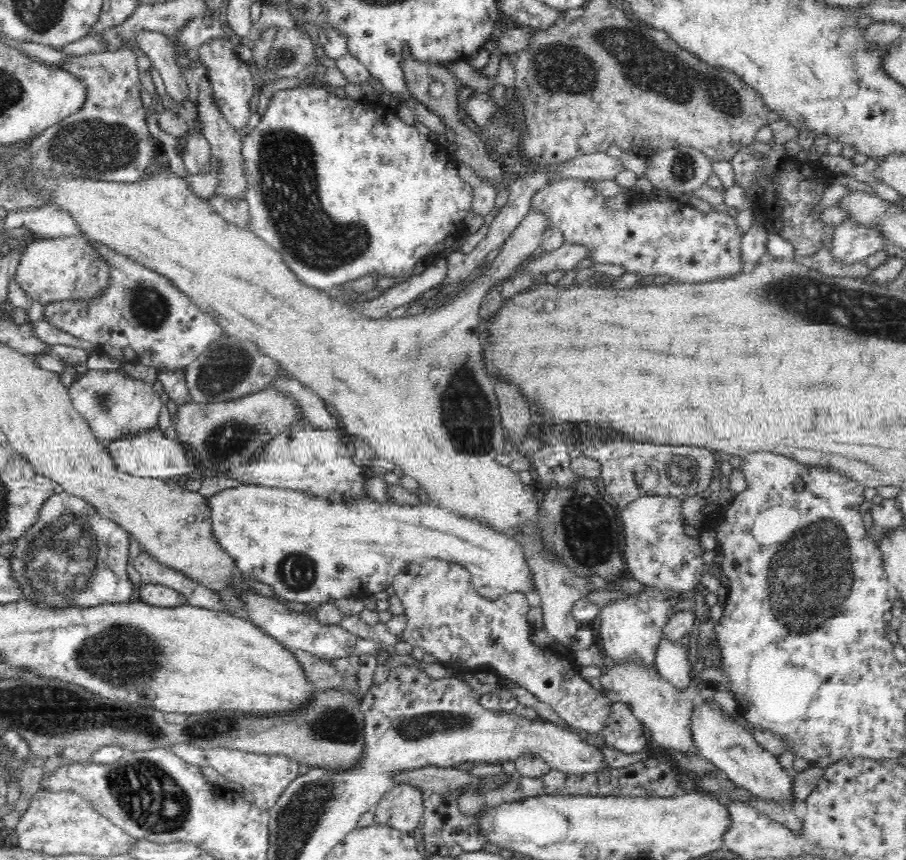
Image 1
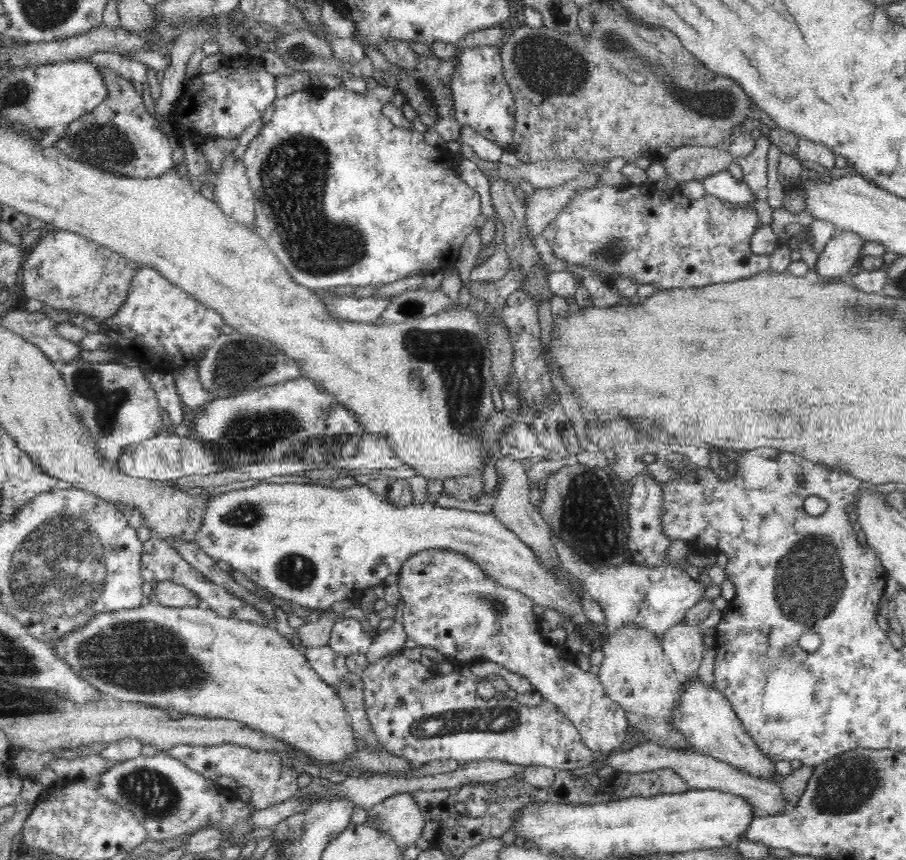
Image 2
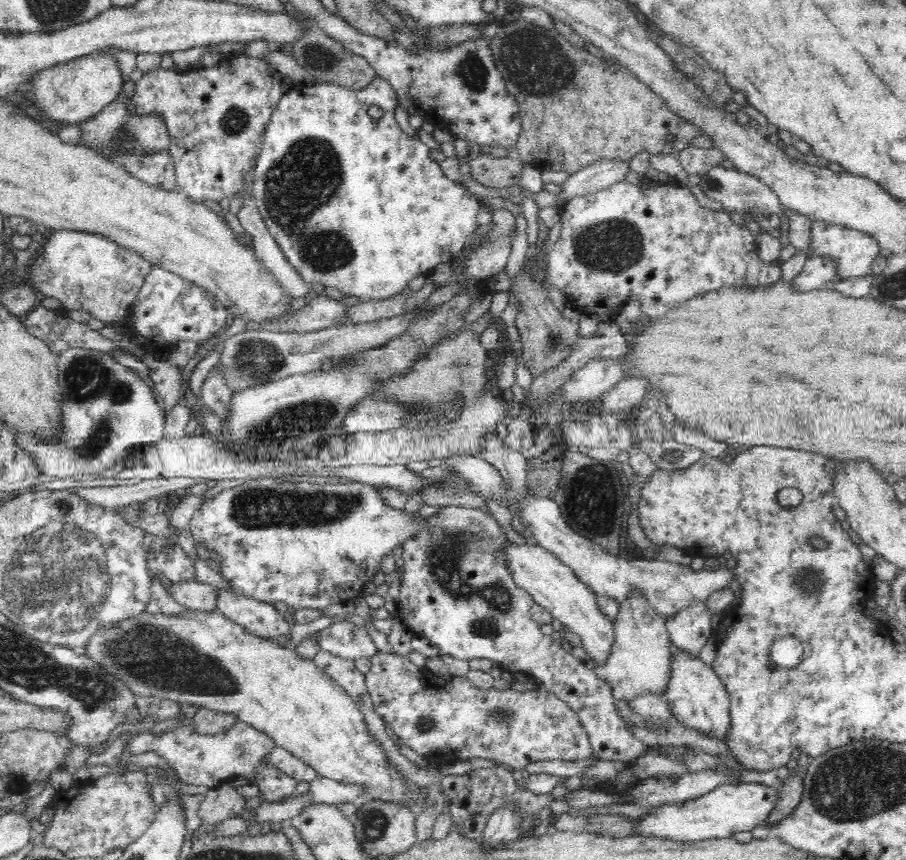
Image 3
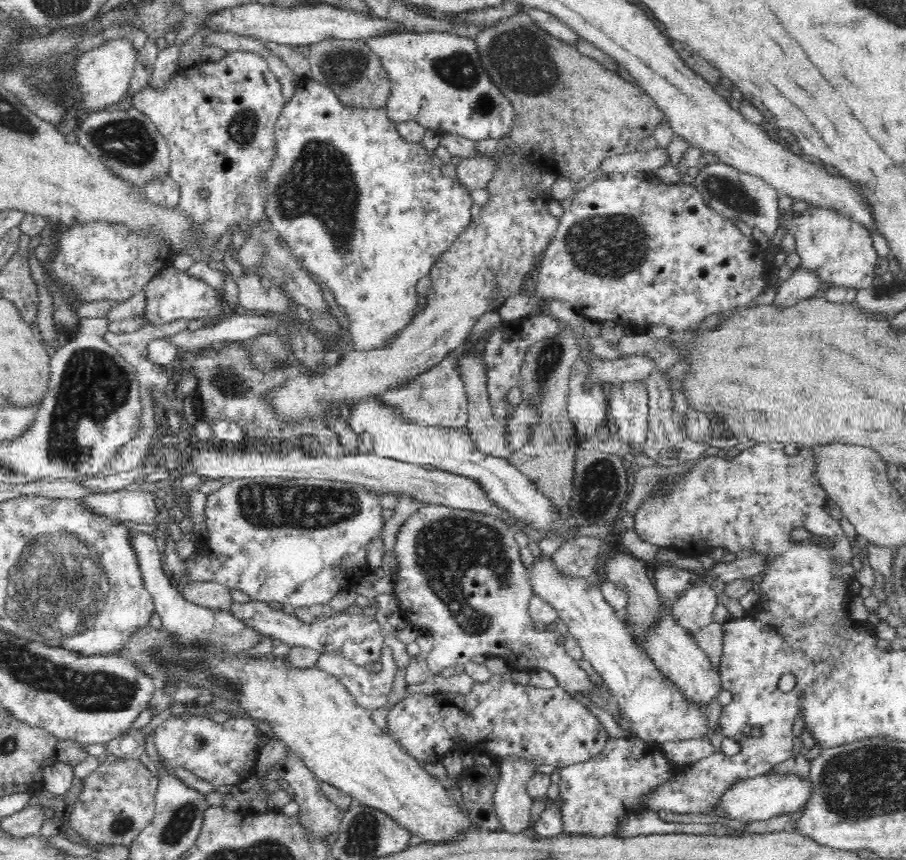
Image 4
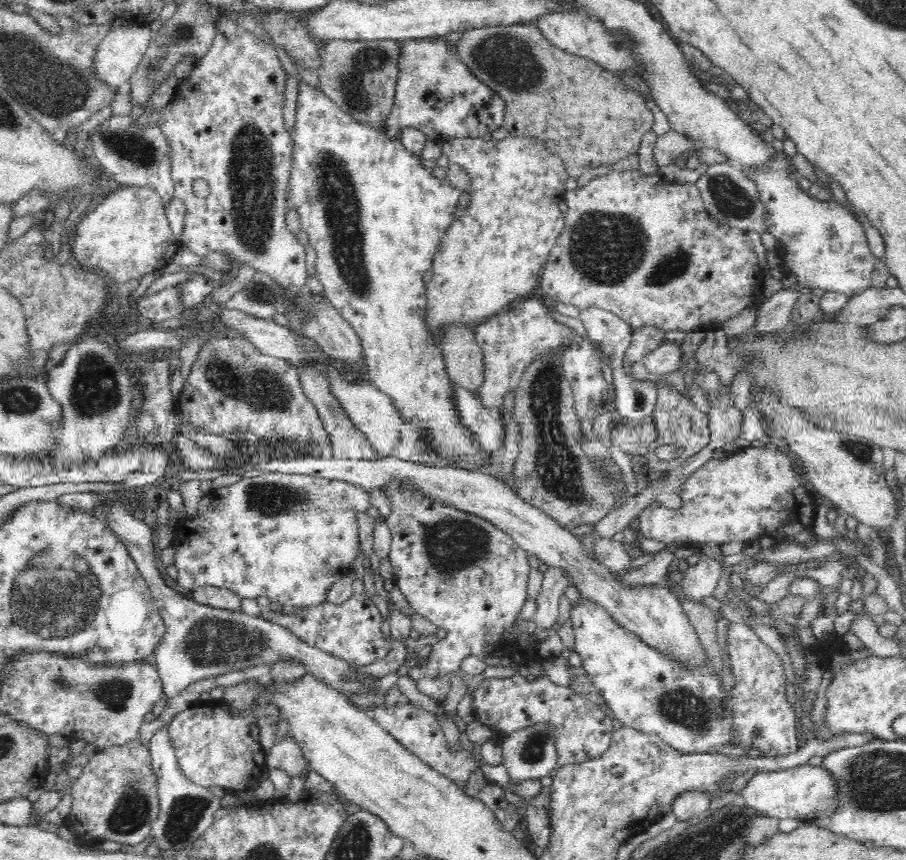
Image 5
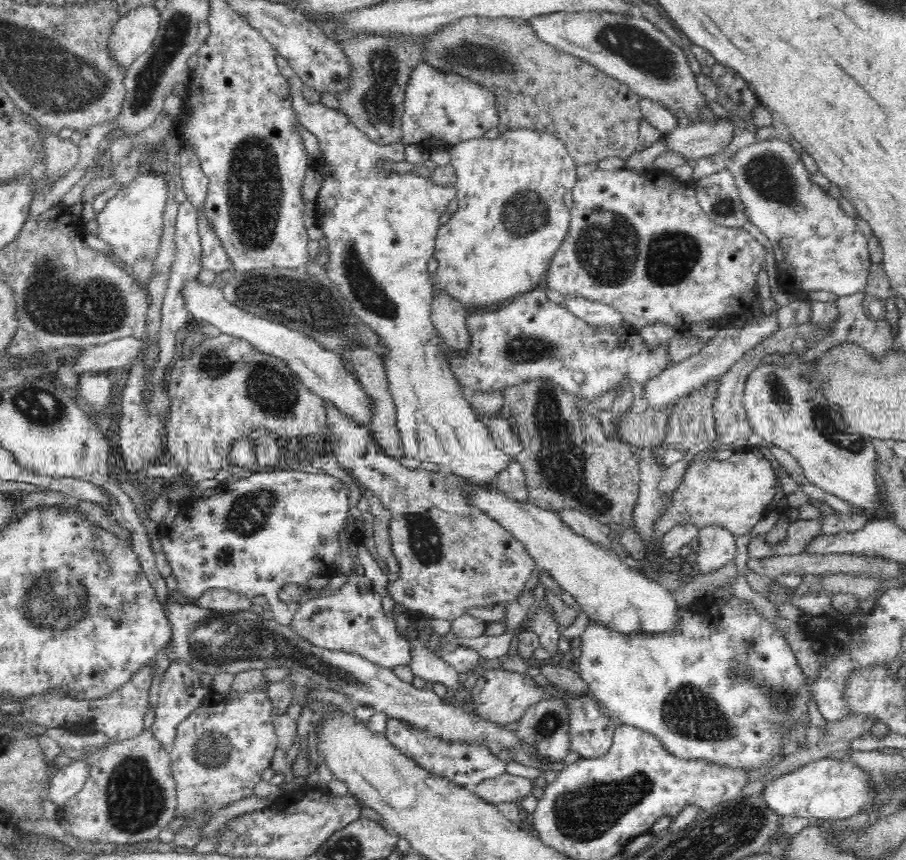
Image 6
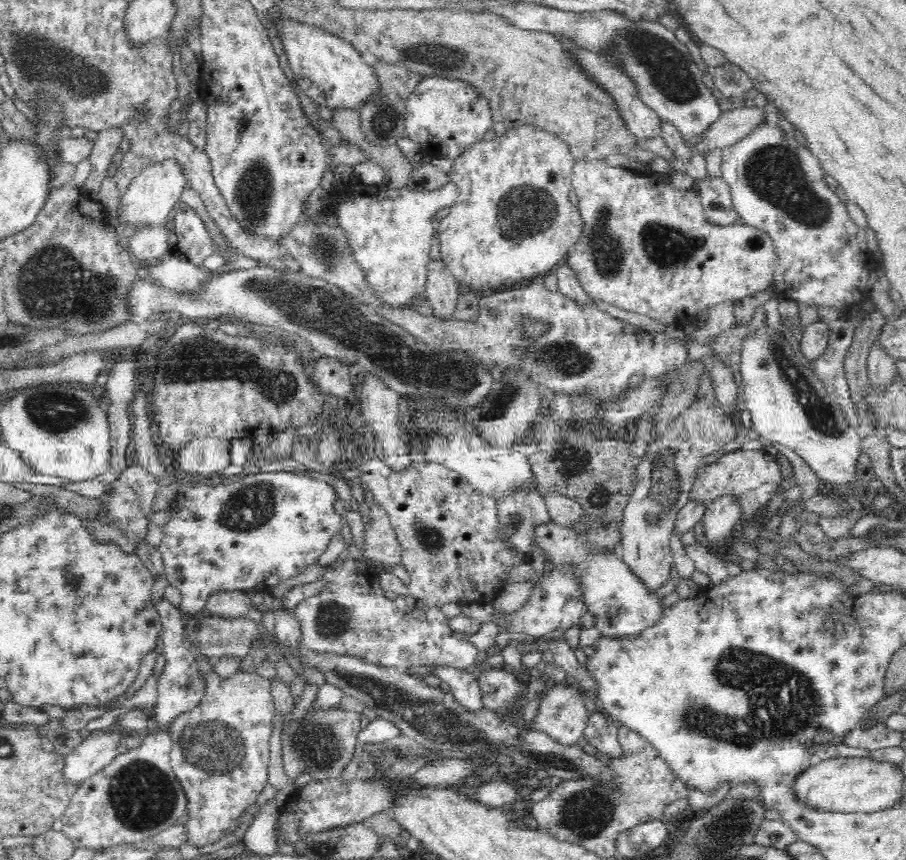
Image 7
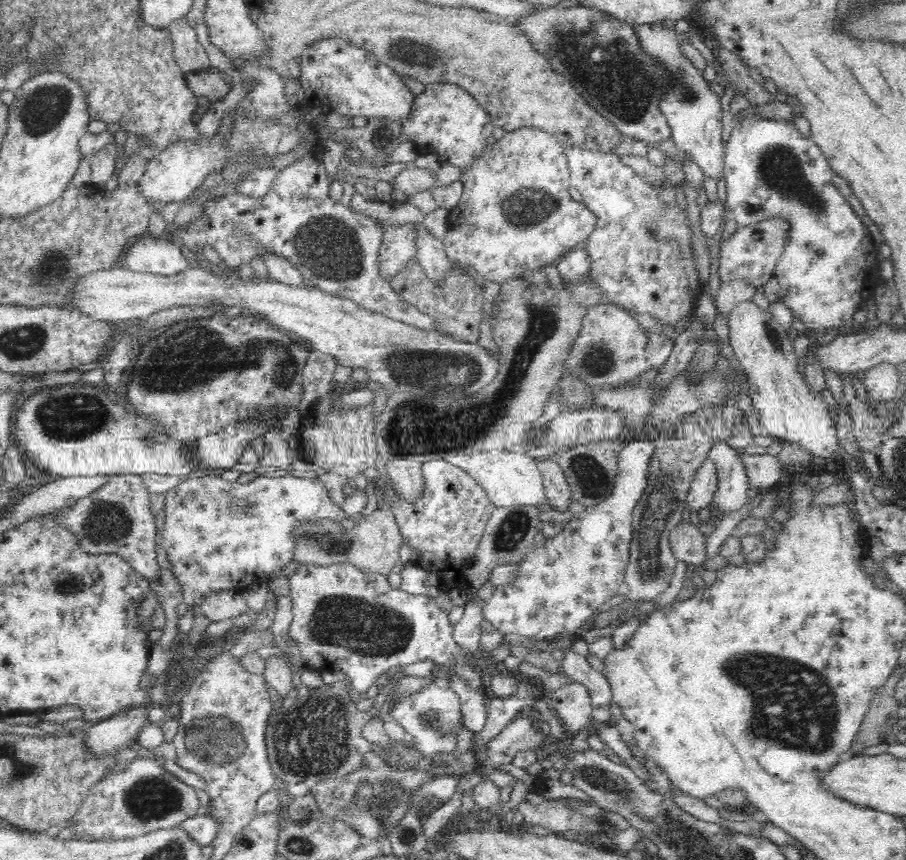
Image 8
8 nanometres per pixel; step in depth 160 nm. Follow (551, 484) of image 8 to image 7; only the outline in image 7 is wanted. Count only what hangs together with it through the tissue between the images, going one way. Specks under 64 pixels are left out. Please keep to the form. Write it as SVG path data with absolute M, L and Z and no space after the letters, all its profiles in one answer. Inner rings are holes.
M548 489L543 499L552 521L558 525L571 527L575 522L578 522L585 512L576 499L571 499L558 489Z

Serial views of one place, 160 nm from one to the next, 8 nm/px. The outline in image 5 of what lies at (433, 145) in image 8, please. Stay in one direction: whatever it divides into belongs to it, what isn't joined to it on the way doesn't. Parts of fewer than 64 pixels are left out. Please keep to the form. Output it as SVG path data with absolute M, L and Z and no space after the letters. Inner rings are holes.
M443 37L408 39L402 41L400 73L396 86L396 104L388 116L386 133L393 140L400 140L404 128L424 132L428 140L441 144L454 138L478 138L503 126L505 102L483 82L470 74L466 66L455 56L455 45L445 44Z

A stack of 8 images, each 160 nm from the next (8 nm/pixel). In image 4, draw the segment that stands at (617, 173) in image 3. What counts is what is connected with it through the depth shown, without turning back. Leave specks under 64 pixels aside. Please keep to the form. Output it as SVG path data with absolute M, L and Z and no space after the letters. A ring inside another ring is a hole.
M657 145L652 150L640 151L612 156L602 162L600 171L603 174L612 174L615 172L631 171L634 174L639 172L650 172L670 164L670 154L666 148Z

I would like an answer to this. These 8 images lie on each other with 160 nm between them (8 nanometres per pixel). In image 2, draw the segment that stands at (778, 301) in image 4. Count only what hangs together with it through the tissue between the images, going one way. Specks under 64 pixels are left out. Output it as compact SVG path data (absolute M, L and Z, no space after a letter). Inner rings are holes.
M836 230L832 238L826 243L826 246L819 252L818 260L816 262L816 270L809 275L813 279L830 281L839 280L846 275L849 270L859 262L857 254L863 242L858 234L849 232L849 230Z

